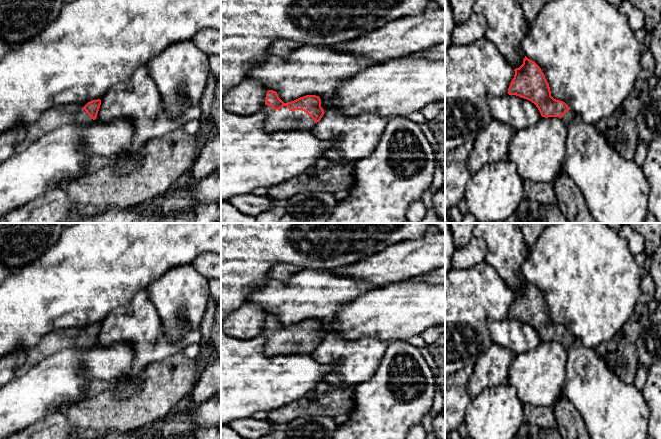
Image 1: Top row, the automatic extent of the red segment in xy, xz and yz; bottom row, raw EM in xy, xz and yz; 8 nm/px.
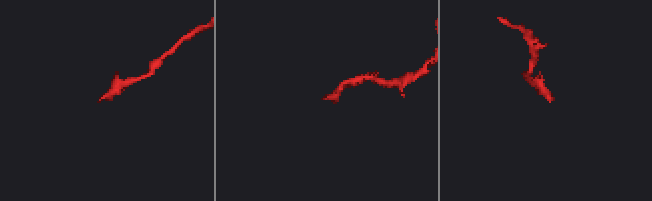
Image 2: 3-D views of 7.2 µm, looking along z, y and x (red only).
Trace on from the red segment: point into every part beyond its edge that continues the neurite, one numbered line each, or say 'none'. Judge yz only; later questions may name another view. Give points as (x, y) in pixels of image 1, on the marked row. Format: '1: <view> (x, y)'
1: yz (569, 115)

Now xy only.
1: xy (53, 118)

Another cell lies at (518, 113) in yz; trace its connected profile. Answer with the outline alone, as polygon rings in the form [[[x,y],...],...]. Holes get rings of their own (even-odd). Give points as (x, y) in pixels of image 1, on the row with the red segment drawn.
[[[490,95],[488,105],[492,119],[510,126],[514,131],[534,126],[542,118],[534,103],[516,95]]]

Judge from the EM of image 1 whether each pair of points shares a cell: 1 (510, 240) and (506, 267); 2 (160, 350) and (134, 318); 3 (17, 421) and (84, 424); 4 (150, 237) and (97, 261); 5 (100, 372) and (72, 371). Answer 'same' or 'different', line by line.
1: same
2: same
3: different
4: same
5: same

